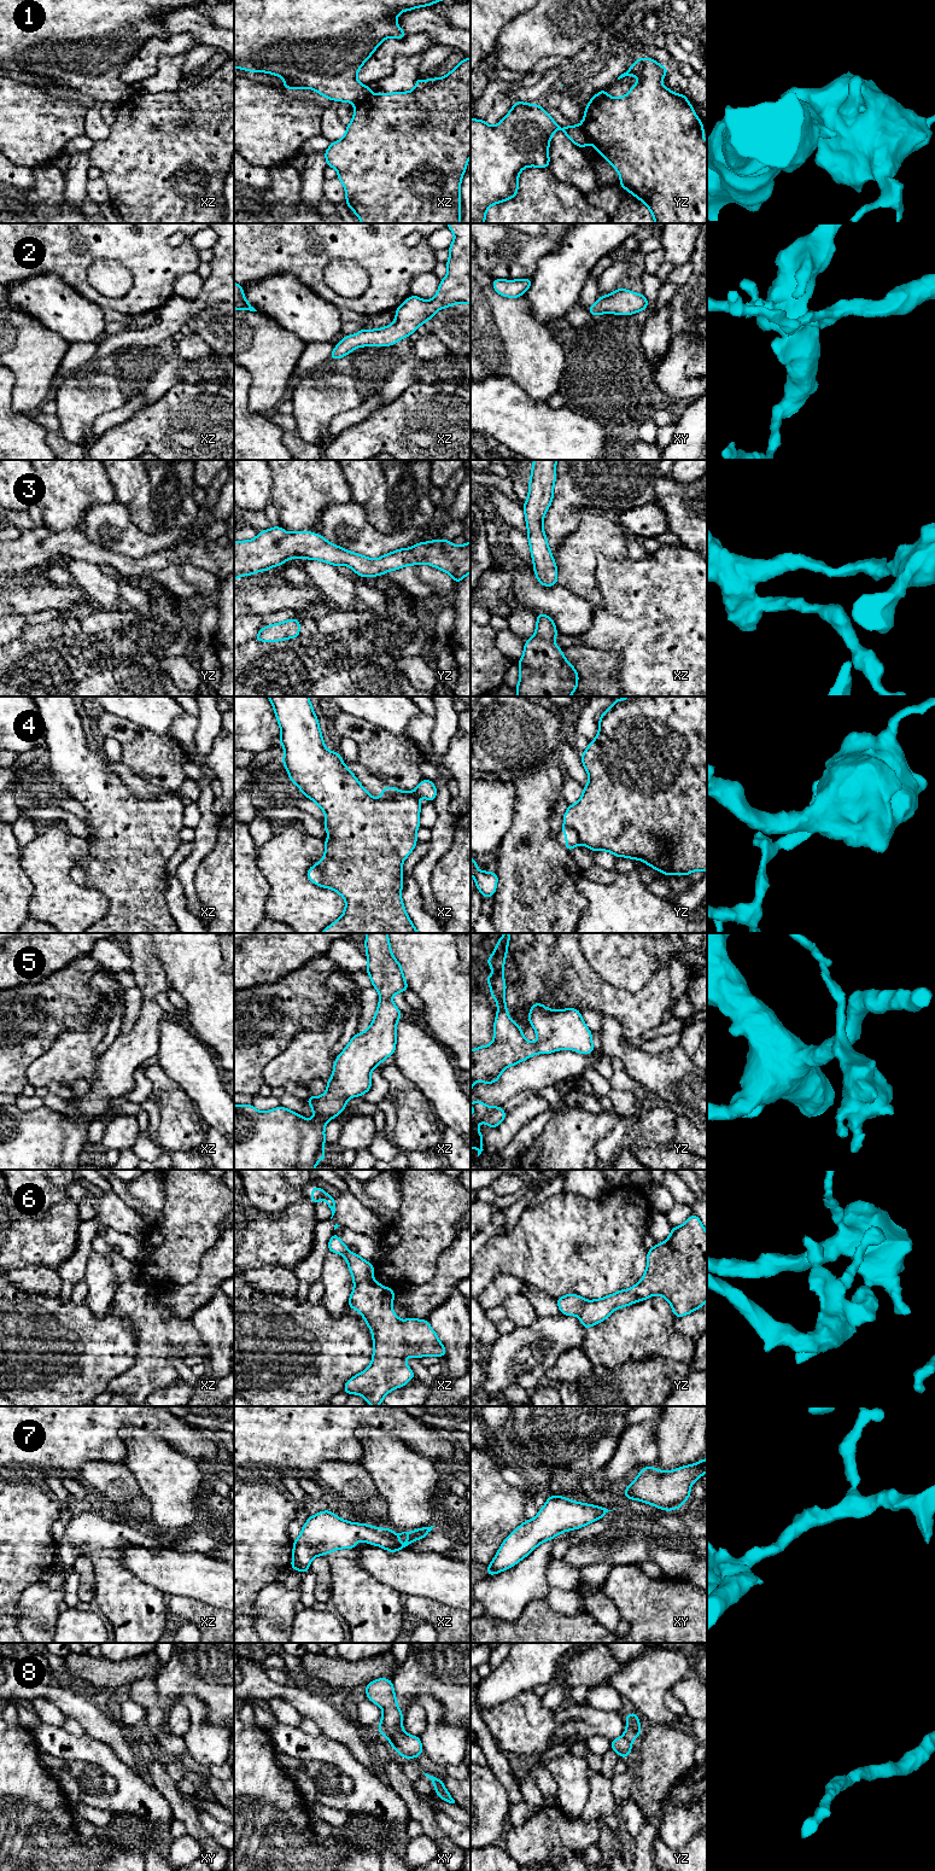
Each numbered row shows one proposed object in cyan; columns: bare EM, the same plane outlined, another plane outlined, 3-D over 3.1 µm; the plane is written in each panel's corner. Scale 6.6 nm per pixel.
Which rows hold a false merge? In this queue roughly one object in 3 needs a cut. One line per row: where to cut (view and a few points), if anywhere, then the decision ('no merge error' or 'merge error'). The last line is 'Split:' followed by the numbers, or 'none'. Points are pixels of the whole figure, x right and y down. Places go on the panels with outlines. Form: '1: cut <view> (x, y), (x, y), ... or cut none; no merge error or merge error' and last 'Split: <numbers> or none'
1: cut yz (580, 124), (589, 143); merge error
2: cut none; no merge error
3: cut none; no merge error
4: cut xz (416, 798), (409, 794), (397, 794), (383, 799); merge error
5: cut none; no merge error
6: cut xz (372, 1275), (355, 1287); merge error
7: cut none; no merge error
8: cut none; no merge error
Split: 1, 4, 6

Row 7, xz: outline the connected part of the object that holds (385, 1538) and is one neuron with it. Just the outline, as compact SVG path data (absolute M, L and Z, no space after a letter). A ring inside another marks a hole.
M323 1510L308 1519L302 1527L300 1535L293 1541L291 1568L305 1574L314 1557L325 1556L339 1549L356 1547L358 1540L395 1554L408 1549L413 1541L423 1539L433 1527L397 1534L387 1527L381 1529L367 1523L349 1522L338 1517L333 1511Z

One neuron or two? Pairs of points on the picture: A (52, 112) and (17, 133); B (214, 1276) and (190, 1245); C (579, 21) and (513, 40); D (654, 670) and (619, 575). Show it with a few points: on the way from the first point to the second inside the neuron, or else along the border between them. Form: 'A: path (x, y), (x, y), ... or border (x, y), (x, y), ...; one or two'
A: path (44, 121), (38, 124), (25, 126); one
B: border (218, 1237), (200, 1259), (198, 1275), (185, 1283); two
C: path (562, 22), (530, 38); one
D: path (650, 646), (650, 612), (637, 599); one

